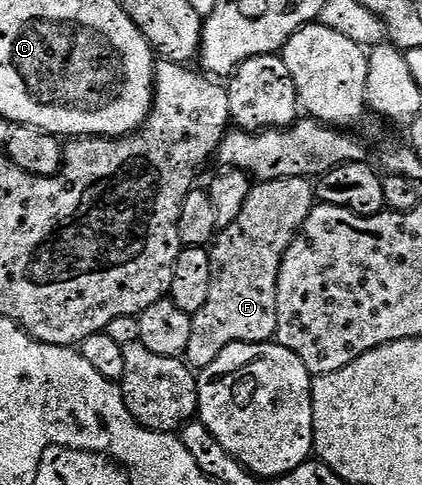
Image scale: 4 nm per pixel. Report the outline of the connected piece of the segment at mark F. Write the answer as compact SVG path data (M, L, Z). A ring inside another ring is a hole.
M280 178L270 182L258 181L243 204L243 212L235 216L231 225L216 235L211 246L211 292L207 304L192 315L191 340L183 355L184 361L194 371L207 368L227 348L236 342L267 342L277 332L277 281L279 268L293 237L307 220L315 205L315 186L307 178Z

